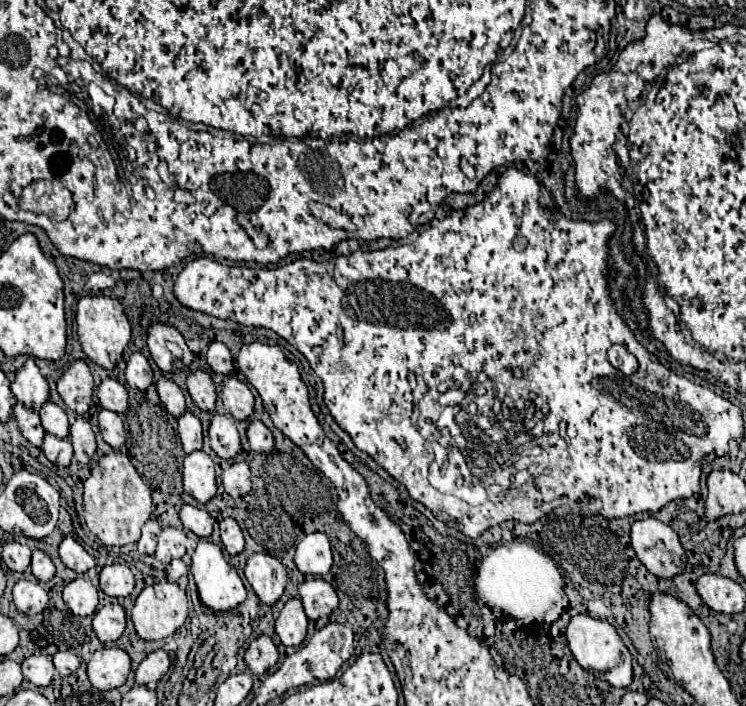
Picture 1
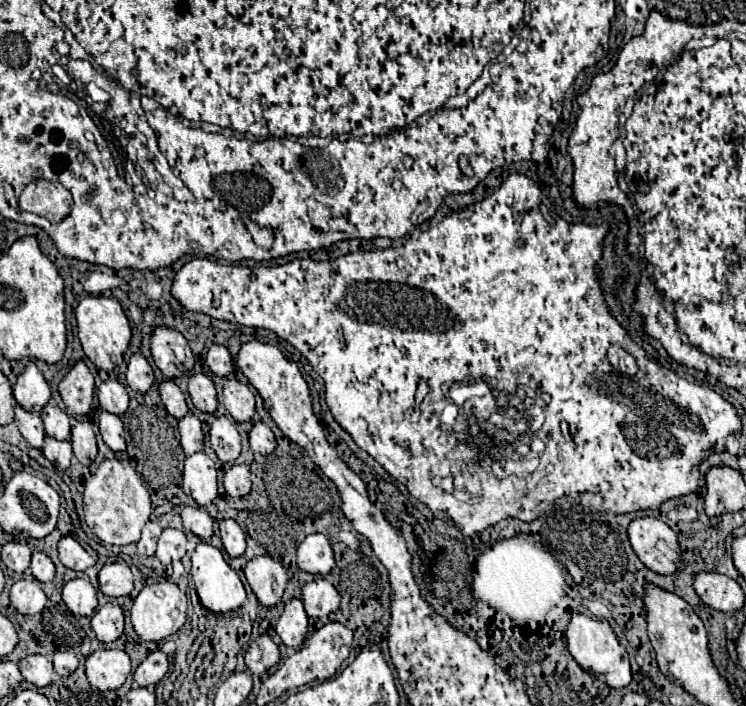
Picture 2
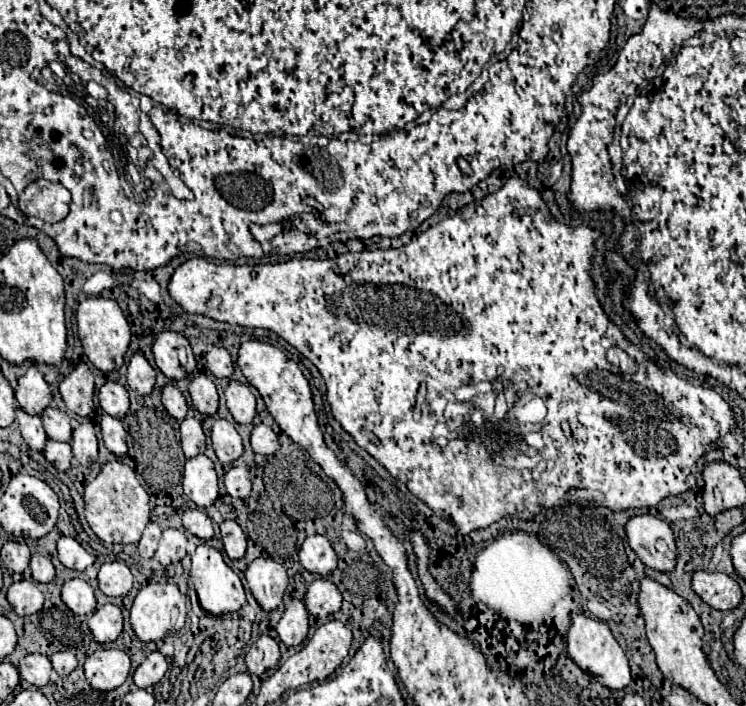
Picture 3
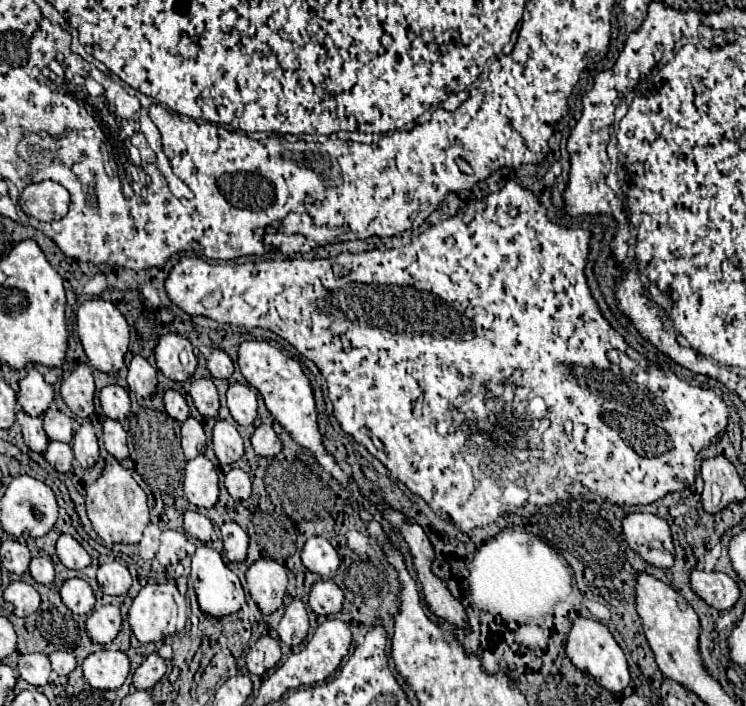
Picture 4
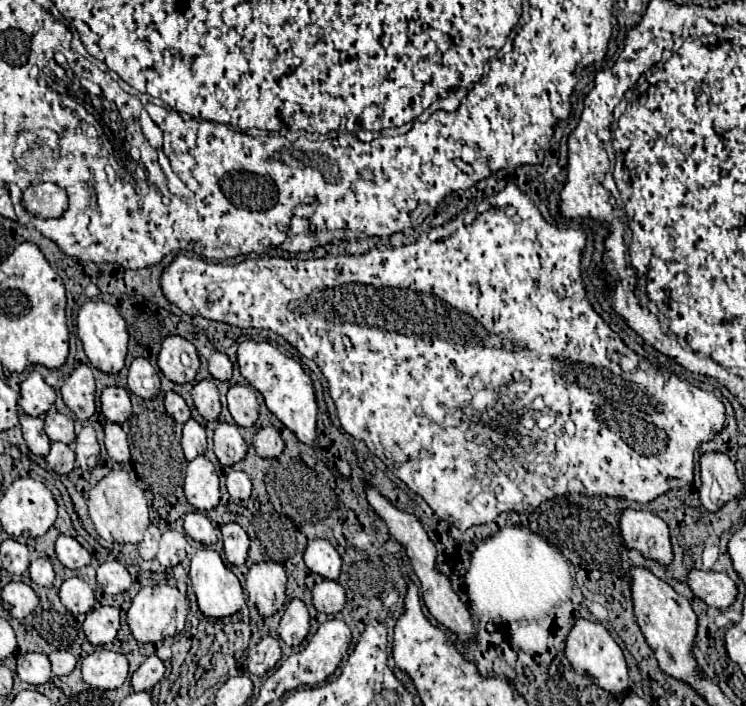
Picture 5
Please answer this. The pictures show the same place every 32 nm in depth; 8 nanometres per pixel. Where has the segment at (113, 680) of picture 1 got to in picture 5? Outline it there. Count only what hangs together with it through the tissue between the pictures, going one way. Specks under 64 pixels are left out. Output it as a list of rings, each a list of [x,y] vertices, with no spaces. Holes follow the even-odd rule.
[[[98,648],[82,660],[82,676],[98,690],[116,690],[128,676],[128,660],[120,652]]]

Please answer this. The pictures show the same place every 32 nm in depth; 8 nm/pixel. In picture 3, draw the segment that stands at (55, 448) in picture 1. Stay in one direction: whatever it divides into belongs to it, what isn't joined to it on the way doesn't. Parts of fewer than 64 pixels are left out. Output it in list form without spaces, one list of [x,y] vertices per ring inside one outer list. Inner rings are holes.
[[[46,440],[44,452],[46,460],[56,468],[56,470],[68,470],[70,460],[72,460],[72,446],[68,442],[56,442],[56,440]]]

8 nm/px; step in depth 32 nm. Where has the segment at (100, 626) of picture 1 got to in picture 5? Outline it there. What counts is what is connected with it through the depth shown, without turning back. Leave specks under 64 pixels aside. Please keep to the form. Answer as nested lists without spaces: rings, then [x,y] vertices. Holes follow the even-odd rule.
[[[100,606],[86,614],[82,624],[86,638],[94,646],[110,644],[120,630],[120,610],[114,606]]]

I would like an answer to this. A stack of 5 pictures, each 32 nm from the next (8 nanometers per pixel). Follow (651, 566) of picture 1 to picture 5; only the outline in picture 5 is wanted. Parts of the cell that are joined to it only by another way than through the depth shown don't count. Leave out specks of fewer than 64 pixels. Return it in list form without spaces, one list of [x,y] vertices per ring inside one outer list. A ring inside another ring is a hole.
[[[624,510],[620,516],[620,530],[630,548],[648,556],[658,564],[672,564],[672,542],[668,524],[652,512]]]

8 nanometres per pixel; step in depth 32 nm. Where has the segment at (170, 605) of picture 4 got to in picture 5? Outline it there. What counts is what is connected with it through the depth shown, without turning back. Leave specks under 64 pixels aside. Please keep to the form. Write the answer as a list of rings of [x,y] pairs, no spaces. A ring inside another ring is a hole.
[[[168,584],[146,586],[134,596],[132,606],[128,608],[128,626],[138,642],[160,642],[184,630],[186,614],[188,614],[186,596],[182,596],[176,586],[168,586]]]

